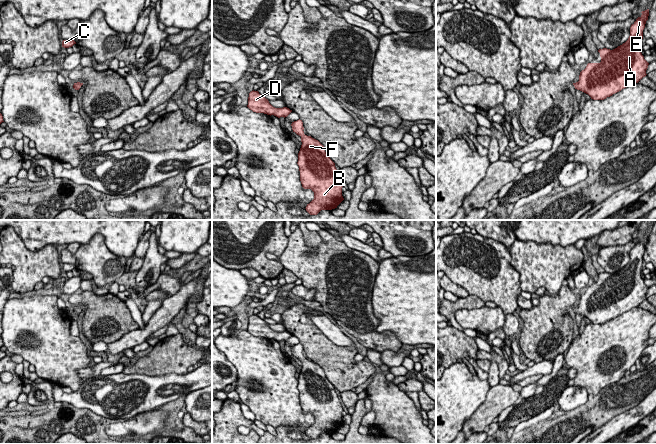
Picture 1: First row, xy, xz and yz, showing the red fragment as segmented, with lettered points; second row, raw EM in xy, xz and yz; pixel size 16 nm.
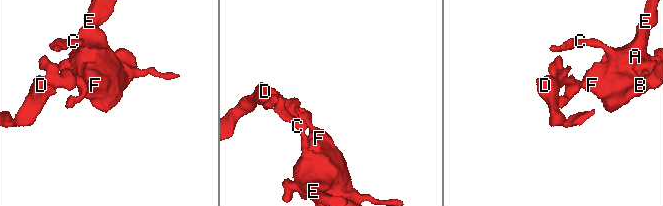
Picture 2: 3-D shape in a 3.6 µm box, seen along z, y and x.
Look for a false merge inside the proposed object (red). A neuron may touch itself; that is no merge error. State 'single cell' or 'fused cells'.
single cell

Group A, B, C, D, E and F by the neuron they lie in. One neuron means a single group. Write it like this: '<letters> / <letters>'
A B C D E F

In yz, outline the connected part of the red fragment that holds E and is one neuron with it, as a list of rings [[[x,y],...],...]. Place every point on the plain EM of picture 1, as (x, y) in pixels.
[[[649,233],[630,251],[628,264],[617,272],[599,273],[601,286],[588,287],[580,296],[575,313],[588,318],[593,324],[604,324],[622,313],[638,307],[645,301],[649,287],[641,277],[643,254]]]

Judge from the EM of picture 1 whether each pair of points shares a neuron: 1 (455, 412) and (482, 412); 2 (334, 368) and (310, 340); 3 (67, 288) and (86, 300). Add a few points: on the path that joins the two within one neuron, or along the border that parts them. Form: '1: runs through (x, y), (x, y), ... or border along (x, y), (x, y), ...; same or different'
1: border along (487, 392), (486, 399), (464, 423), (461, 430); different
2: runs through (331, 361), (317, 347); same
3: border along (74, 292), (69, 296); different

